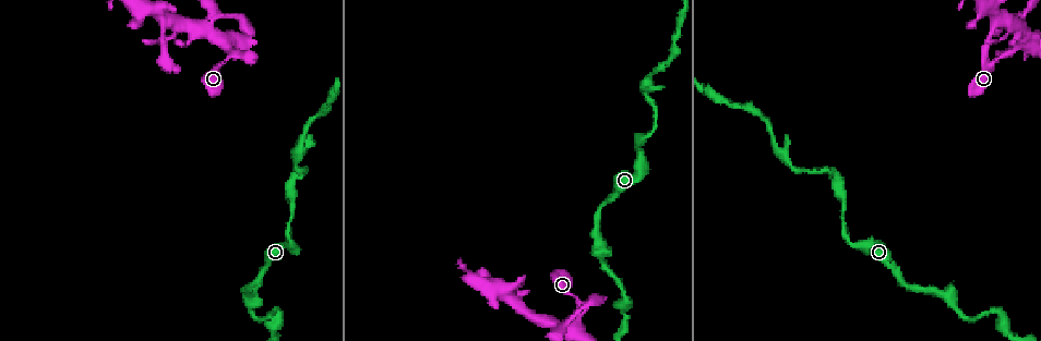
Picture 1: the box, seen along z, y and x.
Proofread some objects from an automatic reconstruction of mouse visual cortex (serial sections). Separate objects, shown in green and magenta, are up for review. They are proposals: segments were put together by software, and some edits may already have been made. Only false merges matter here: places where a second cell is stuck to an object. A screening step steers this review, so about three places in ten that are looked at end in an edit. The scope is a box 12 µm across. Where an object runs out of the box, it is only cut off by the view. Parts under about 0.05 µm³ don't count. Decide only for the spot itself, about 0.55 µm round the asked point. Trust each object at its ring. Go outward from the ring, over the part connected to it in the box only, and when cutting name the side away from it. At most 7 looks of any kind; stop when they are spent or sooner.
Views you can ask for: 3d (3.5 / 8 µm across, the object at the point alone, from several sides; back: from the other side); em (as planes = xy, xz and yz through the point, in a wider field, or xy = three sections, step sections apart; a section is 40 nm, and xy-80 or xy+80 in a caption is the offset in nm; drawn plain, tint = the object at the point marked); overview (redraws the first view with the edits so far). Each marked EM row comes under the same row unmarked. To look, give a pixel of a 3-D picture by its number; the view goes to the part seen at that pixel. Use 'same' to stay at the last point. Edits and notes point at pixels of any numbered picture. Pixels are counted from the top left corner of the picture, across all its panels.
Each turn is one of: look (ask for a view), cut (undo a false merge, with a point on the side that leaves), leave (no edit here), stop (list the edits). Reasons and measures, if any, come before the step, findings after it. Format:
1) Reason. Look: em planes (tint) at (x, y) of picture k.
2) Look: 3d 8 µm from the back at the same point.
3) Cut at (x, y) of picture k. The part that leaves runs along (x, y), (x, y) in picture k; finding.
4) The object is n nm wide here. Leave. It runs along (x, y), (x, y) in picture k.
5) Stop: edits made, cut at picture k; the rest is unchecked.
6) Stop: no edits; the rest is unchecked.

Sharp bend. Look: 3d 3.5 µm at (202, 28) of picture 1.

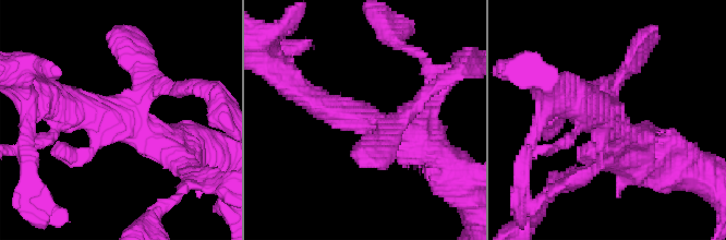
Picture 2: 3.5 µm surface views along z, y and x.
Shape alone is not enough. Look: em planes (tint) at (370, 123) of picture 2.

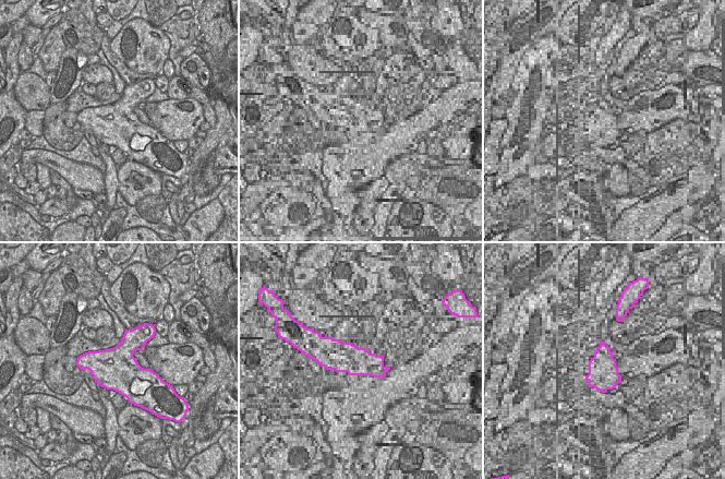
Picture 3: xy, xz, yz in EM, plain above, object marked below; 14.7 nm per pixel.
Look: em xy step 5 (tint) at the same point.

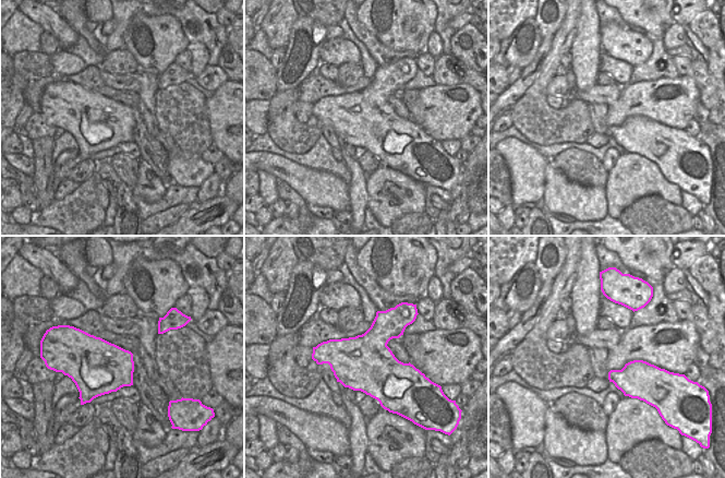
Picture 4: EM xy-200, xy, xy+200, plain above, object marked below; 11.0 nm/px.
Leave. It runs along (180, 158), (126, 121), (62, 108) in picture 2; continuous, no second cell.

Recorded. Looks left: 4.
Abrupt turn. Look: 3d 8 µm at (289, 238) of picture 1.

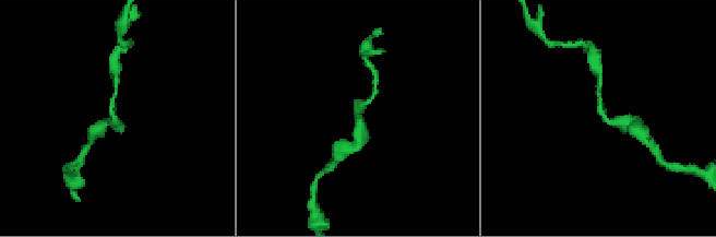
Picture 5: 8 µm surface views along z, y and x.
Look: em xy step 3 (tint) at (356, 115) of picture 5.

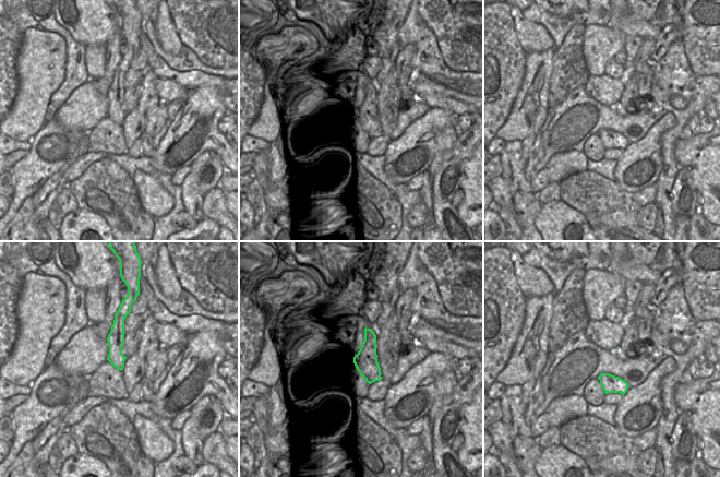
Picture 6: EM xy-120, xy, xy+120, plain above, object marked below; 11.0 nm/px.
The object is 260 nm wide here. Leave. It runs along (632, 121), (606, 120), (599, 86) in picture 5; continuous, no second cell.

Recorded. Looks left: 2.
Sharp bend. Look: 3d 8 µm at (295, 172) of picture 1.

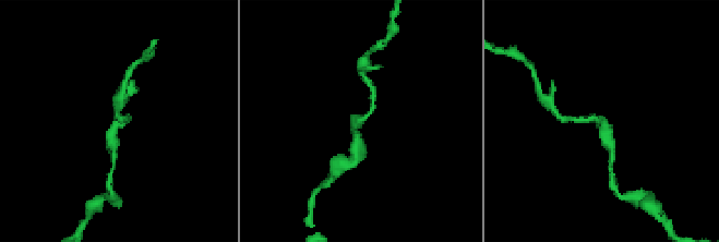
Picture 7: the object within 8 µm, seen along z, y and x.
The arms are 200, 300 nm wide. Look: em xy step 1 (tint) at (604, 119) of picture 7.

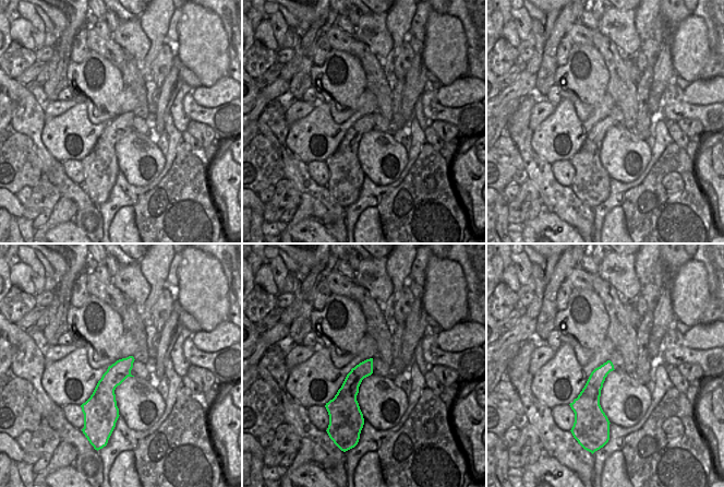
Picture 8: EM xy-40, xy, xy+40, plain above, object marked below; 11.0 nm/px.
Leave. It runs along (613, 149), (601, 117), (578, 120) in picture 7; continuous, no second cell.

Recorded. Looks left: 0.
Stop: no edits; the rest is unchecked.

